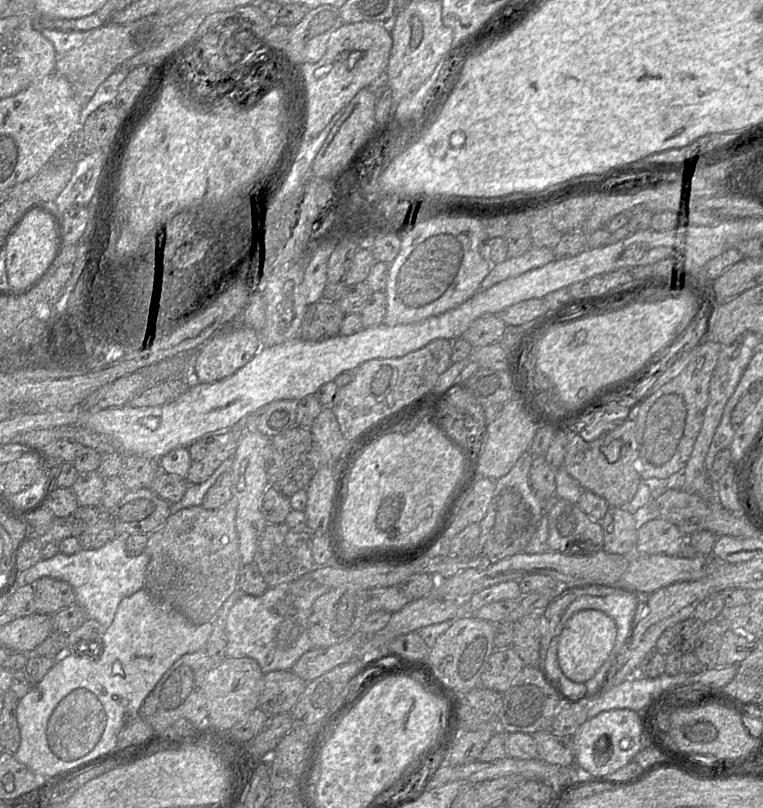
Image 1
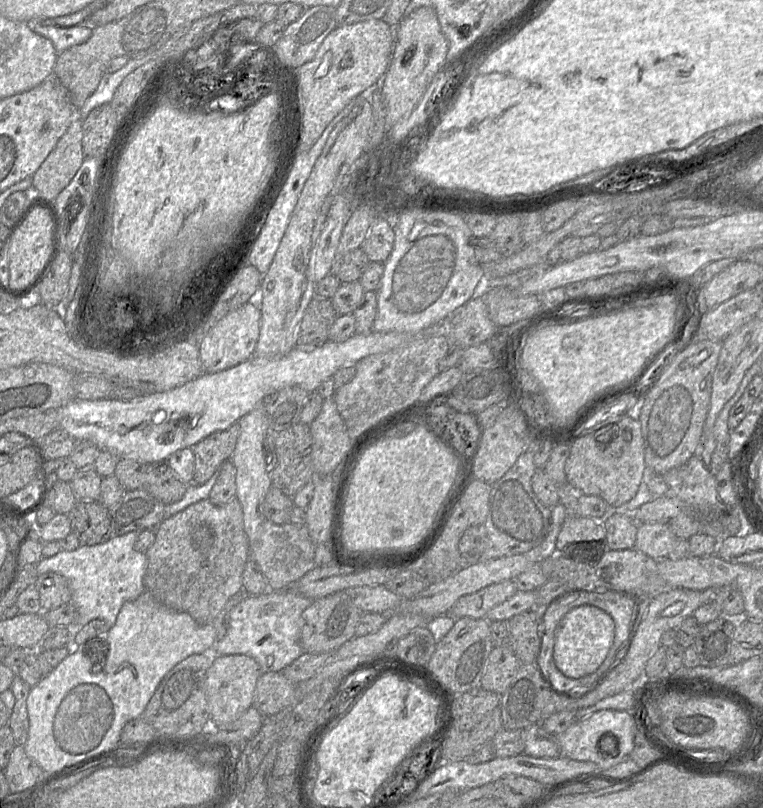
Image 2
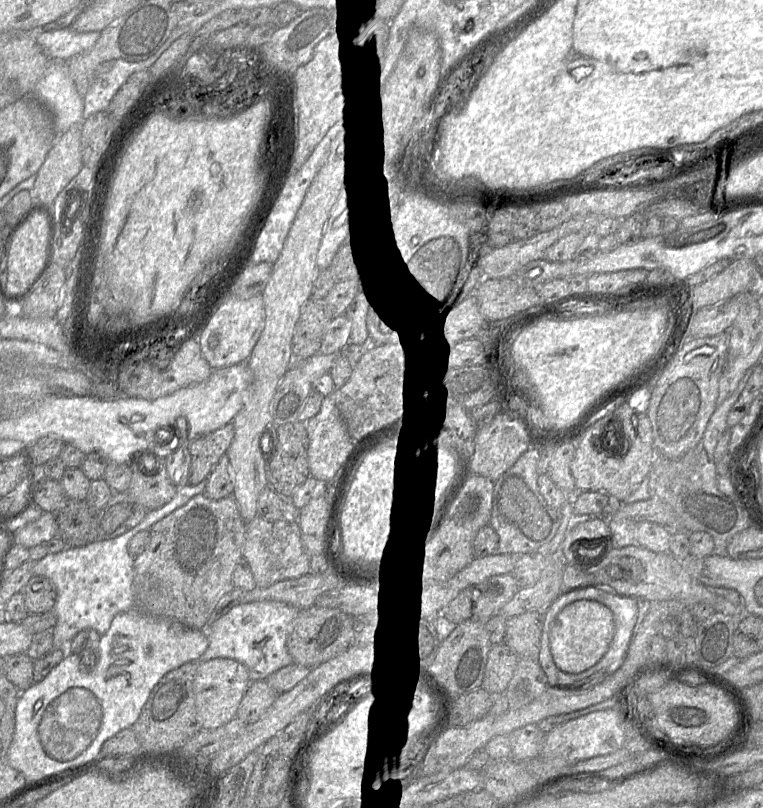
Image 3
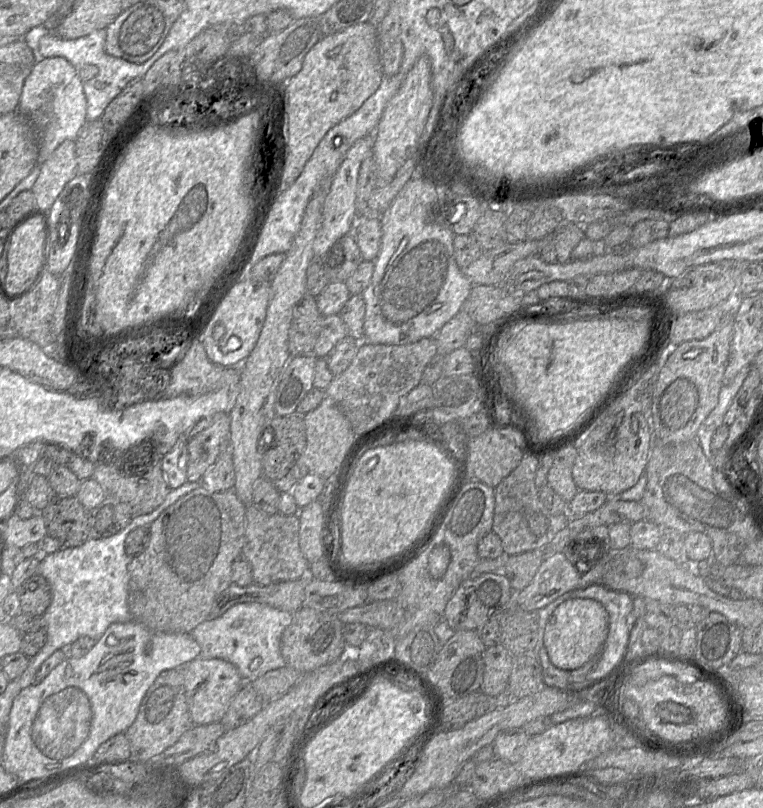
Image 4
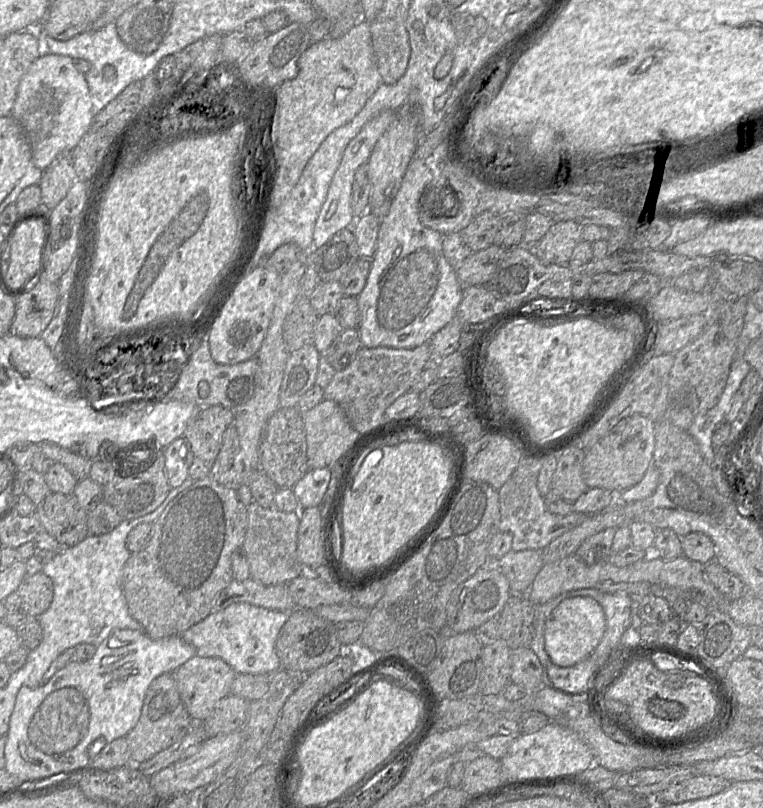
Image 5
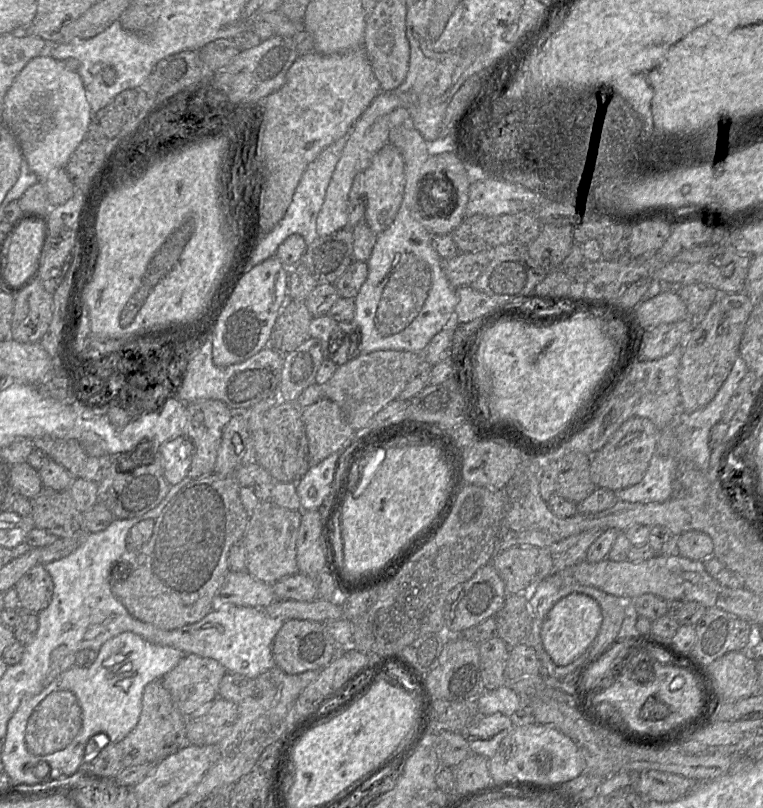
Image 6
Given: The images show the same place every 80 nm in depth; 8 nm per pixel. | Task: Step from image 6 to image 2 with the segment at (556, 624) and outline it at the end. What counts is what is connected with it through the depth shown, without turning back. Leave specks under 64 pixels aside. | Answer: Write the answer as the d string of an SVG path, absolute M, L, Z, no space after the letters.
M581 605L564 615L555 631L553 660L566 677L578 679L595 672L604 662L614 640L614 621L604 610Z

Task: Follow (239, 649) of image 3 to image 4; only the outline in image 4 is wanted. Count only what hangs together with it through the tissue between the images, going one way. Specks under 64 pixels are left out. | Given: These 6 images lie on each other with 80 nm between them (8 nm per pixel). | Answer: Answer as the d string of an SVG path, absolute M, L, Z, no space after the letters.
M242 602L242 603L237 603L233 605L231 608L229 608L225 613L223 613L221 616L217 618L209 618L199 625L197 625L191 632L190 634L193 636L193 638L197 641L199 644L201 651L200 654L197 658L204 658L204 659L211 659L211 658L219 658L226 660L230 663L232 663L238 670L240 676L245 682L251 682L260 676L264 675L266 672L275 670L278 668L282 668L286 666L286 662L281 654L281 649L280 649L280 640L282 633L284 629L292 622L293 619L293 613L289 611L284 611L266 604L262 603L257 603L257 602Z

